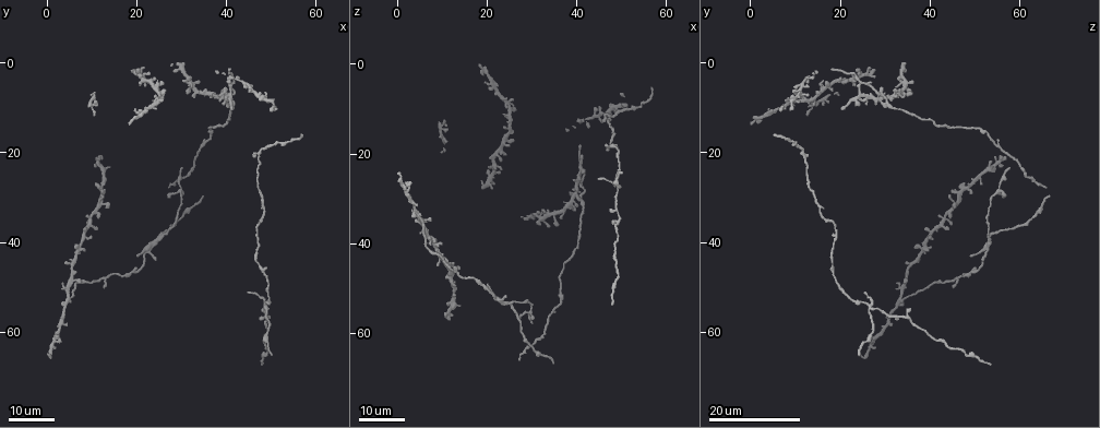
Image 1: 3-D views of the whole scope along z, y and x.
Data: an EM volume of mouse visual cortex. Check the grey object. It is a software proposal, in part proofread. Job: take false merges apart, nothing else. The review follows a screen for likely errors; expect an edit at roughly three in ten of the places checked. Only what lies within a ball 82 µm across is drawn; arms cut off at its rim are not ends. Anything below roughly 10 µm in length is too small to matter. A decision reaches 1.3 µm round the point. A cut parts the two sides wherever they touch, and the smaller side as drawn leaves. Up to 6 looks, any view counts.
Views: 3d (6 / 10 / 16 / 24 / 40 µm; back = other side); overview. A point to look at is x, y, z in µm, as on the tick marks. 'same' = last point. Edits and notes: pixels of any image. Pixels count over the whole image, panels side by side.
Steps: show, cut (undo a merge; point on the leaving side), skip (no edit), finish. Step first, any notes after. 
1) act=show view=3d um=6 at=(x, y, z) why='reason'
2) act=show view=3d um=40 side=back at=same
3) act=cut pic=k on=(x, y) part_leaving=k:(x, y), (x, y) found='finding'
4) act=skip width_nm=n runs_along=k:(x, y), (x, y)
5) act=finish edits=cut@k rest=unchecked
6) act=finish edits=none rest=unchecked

act=show view=3d um=16 at=(4.5, 52.5, 33.5)

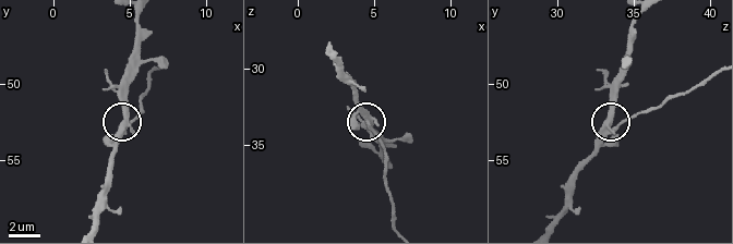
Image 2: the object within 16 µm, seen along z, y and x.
act=show view=3d um=10 at=(4.8, 52.0, 33.6) why='zoom in'

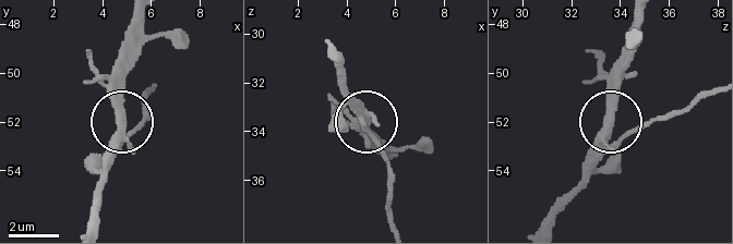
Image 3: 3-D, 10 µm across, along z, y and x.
act=cut pic=3 on=(144, 119) arms=3 part_leaving=3:(374, 137), (386, 167), (393, 223) found='a second cell is stuck on'

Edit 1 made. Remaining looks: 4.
act=show view=overview

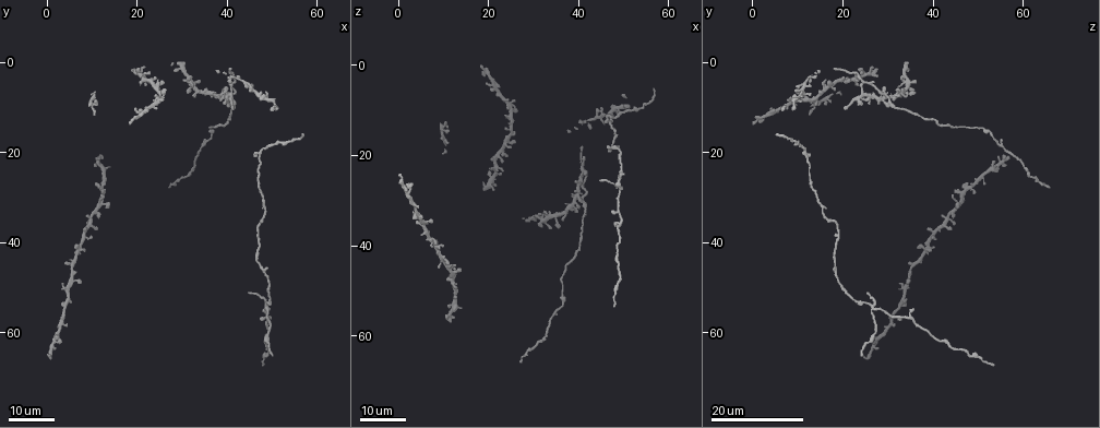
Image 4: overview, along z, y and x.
act=show view=3d um=16 at=(41.0, 7.0, 28.5) why='four or more arms meet'

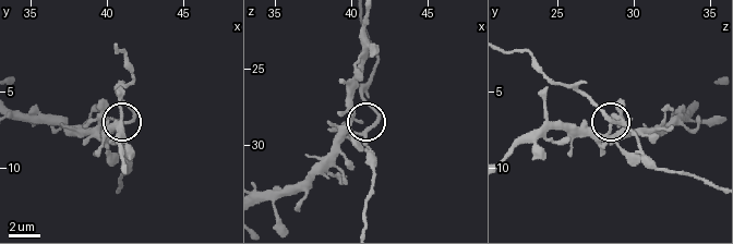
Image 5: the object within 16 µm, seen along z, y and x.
act=show view=3d um=10 at=same why='closer look'

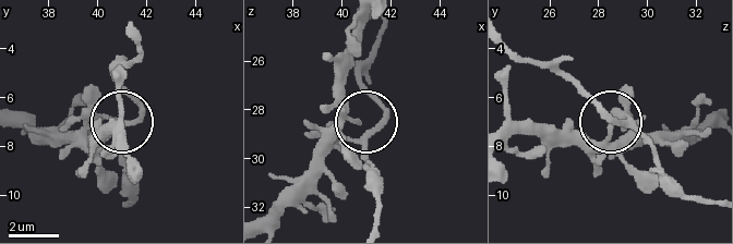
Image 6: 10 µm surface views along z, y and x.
act=show view=3d um=6 at=(41.0, 7.1, 28.9) why='closer look'

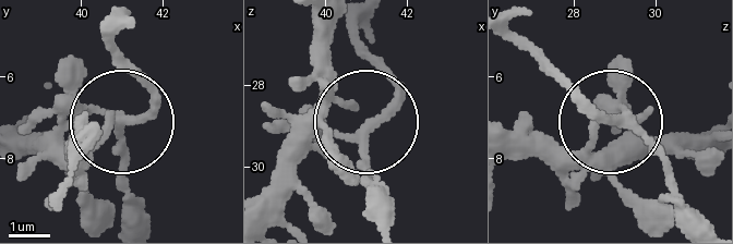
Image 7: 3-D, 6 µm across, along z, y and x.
act=skip side_arm_um=64 runs_along=7:(707, 223), (613, 122), (686, 139) found='continuous, no second cell'

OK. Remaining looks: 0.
act=finish edits=cut@3 rest=unchecked

